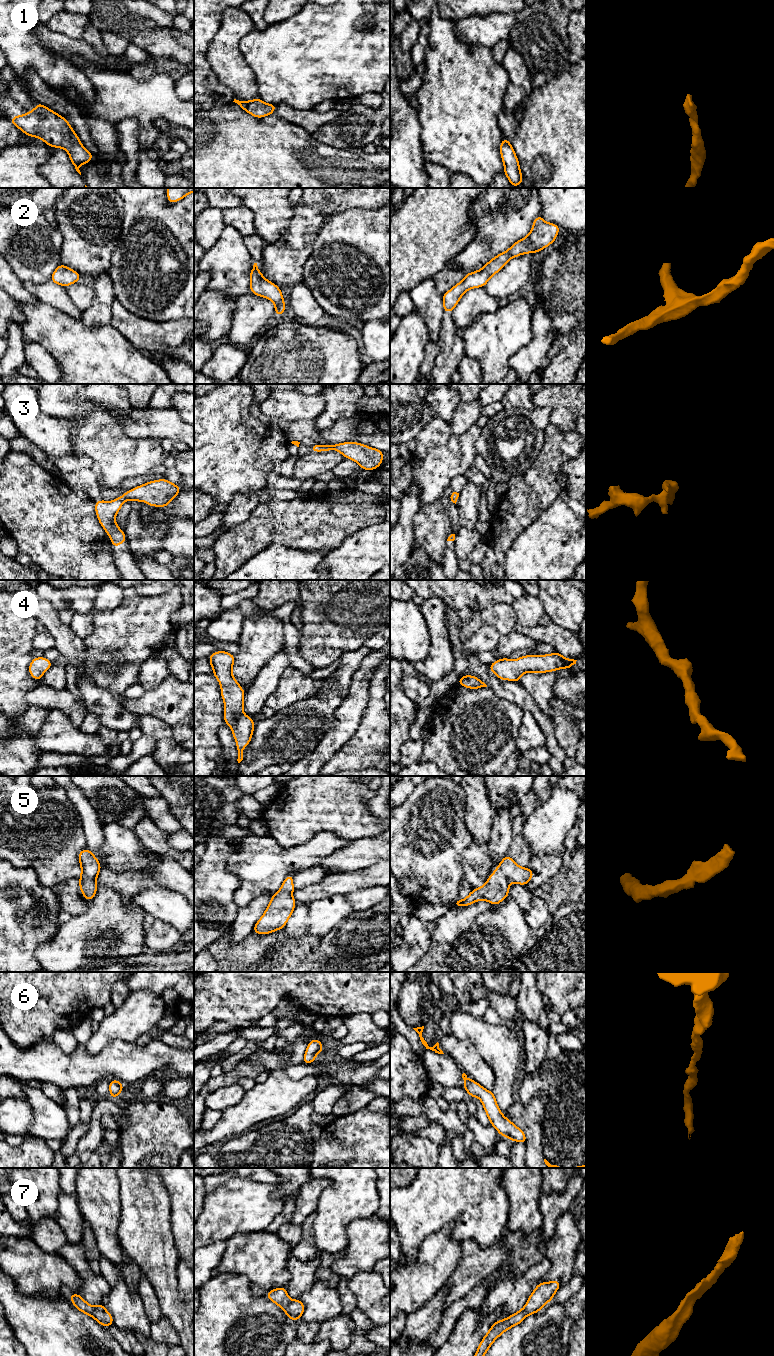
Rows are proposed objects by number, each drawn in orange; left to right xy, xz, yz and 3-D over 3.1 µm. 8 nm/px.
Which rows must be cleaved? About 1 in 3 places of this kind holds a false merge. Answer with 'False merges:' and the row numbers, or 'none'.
False merges: none

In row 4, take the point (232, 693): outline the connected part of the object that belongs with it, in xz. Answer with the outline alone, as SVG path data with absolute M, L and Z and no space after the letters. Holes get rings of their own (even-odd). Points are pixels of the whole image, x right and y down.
M221 650L208 658L213 674L221 685L221 696L225 705L224 722L231 727L238 750L237 761L240 763L243 760L243 748L251 741L255 723L252 717L243 713L245 691L232 676L235 656Z

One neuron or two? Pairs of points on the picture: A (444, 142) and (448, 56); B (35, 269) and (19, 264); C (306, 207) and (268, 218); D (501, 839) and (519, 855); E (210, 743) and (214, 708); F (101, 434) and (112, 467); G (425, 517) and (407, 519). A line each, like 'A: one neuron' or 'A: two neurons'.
A: one neuron
B: one neuron
C: two neurons
D: two neurons
E: one neuron
F: one neuron
G: two neurons

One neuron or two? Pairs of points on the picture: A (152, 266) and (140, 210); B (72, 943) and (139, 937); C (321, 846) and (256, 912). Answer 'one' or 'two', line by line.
A: one
B: one
C: two

